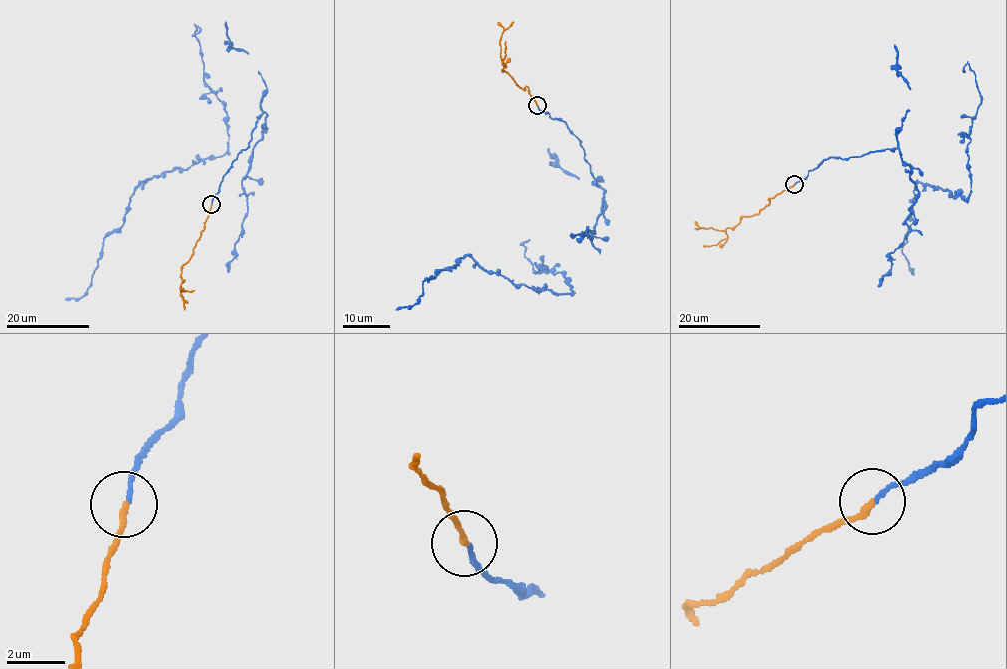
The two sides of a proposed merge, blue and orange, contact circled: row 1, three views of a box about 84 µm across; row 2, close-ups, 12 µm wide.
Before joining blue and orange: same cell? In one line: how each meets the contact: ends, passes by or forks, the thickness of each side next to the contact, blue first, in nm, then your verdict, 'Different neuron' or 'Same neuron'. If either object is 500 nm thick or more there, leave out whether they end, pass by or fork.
At the ring blue ends. At the ring orange ends. Thickness 130 nm (blue) against 200 nm. Same neuron

